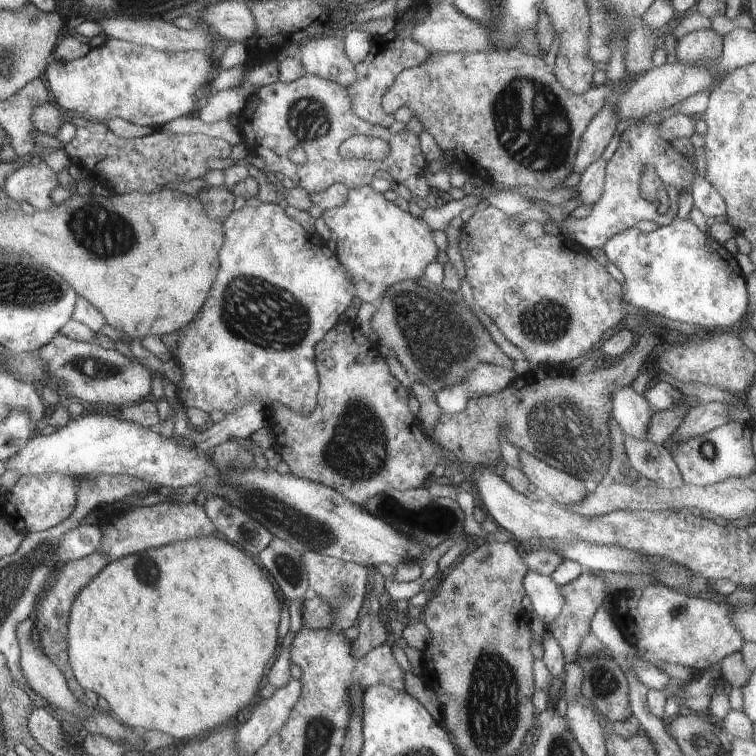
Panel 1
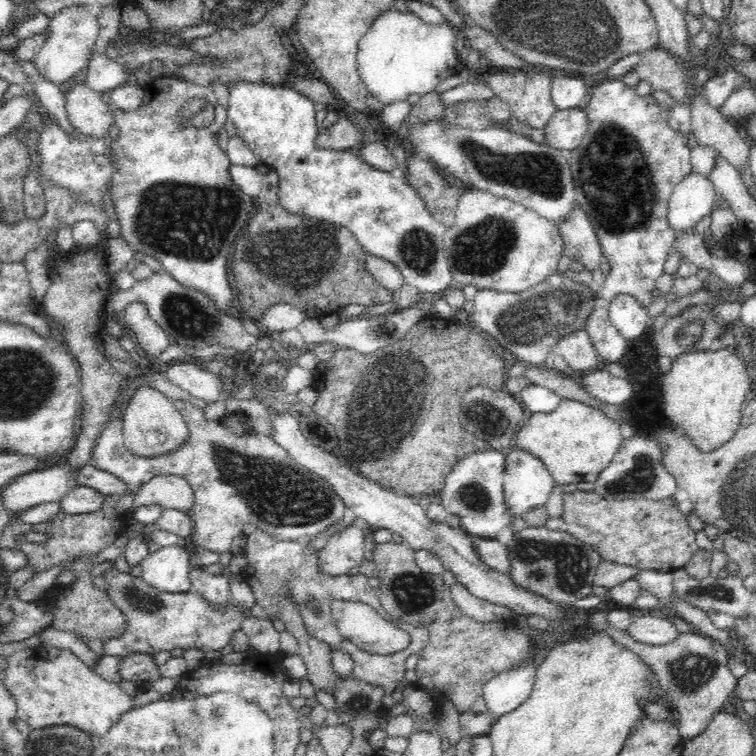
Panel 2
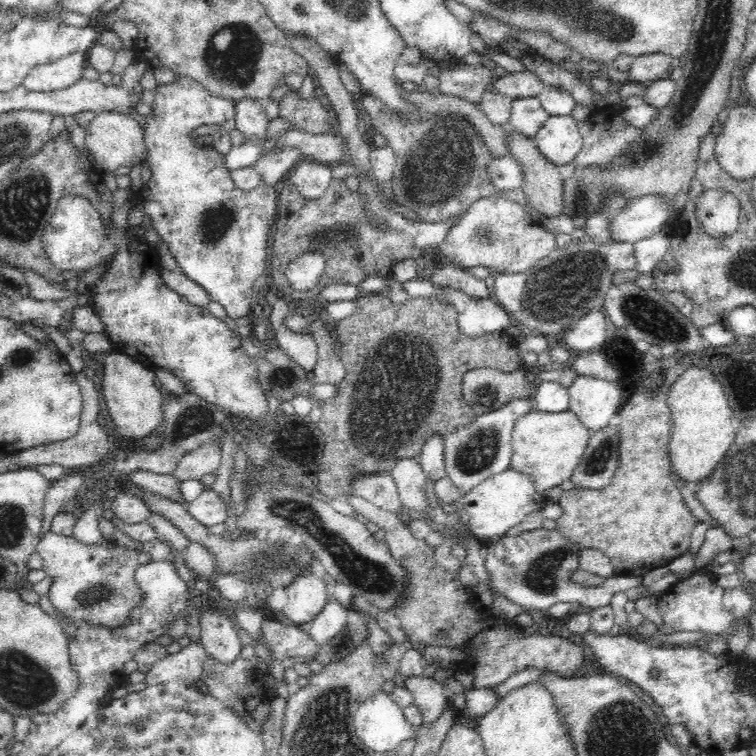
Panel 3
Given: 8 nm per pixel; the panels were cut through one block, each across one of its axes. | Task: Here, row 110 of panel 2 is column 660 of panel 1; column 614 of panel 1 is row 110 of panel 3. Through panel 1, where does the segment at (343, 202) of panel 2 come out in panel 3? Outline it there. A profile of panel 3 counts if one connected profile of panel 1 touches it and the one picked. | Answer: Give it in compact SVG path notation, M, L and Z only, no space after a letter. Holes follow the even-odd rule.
M245 98L235 106L235 129L242 132L246 142L240 146L232 146L224 156L224 165L230 170L238 170L244 166L253 166L264 152L264 144L268 140L268 124L265 100Z

